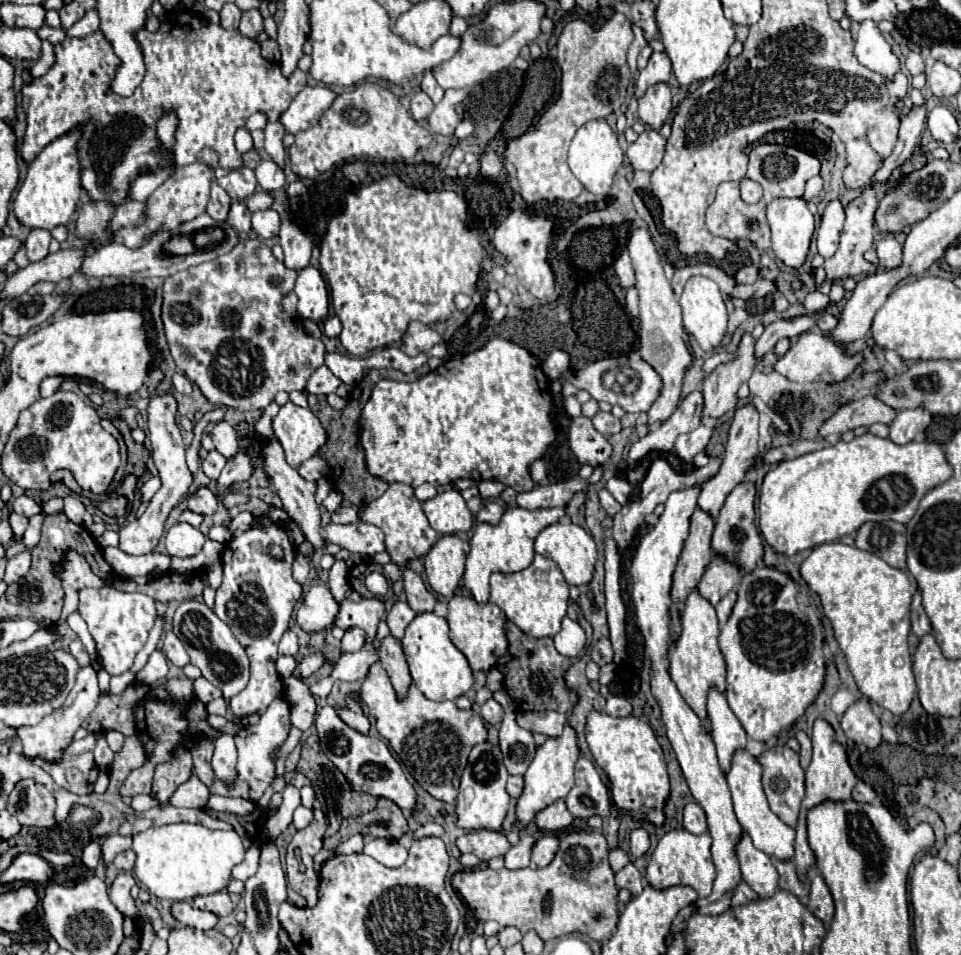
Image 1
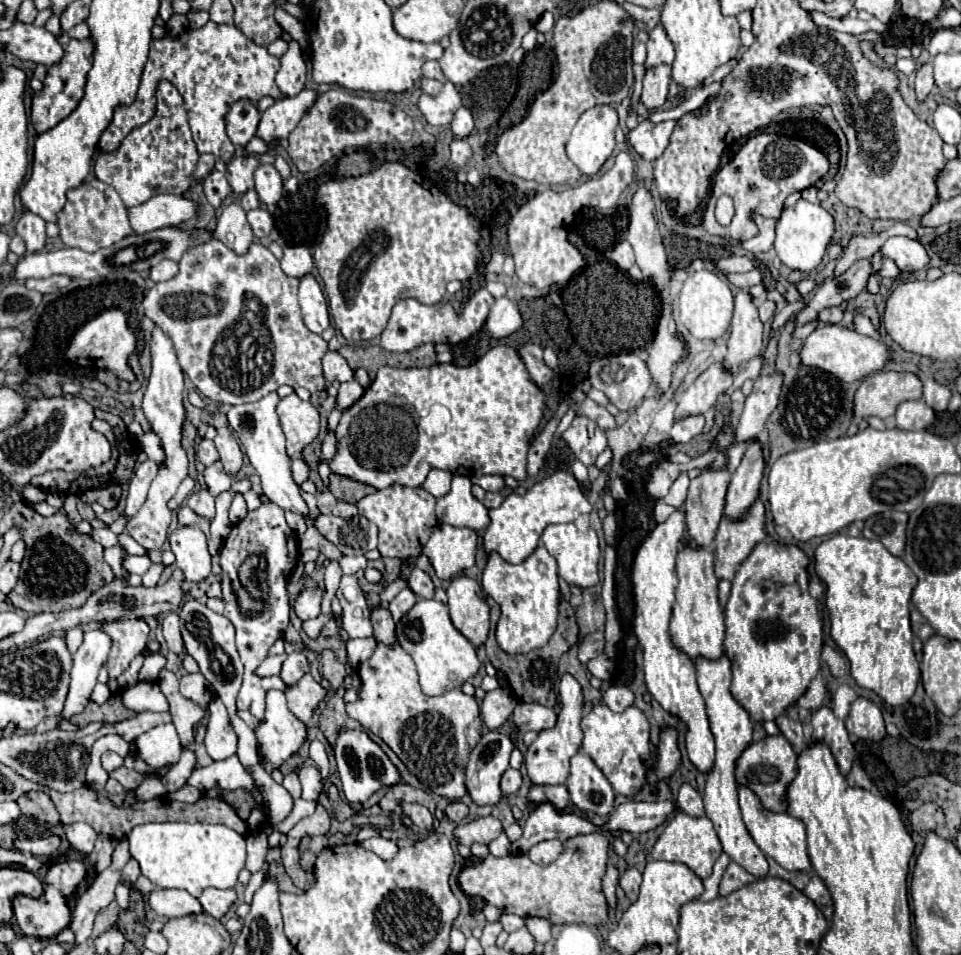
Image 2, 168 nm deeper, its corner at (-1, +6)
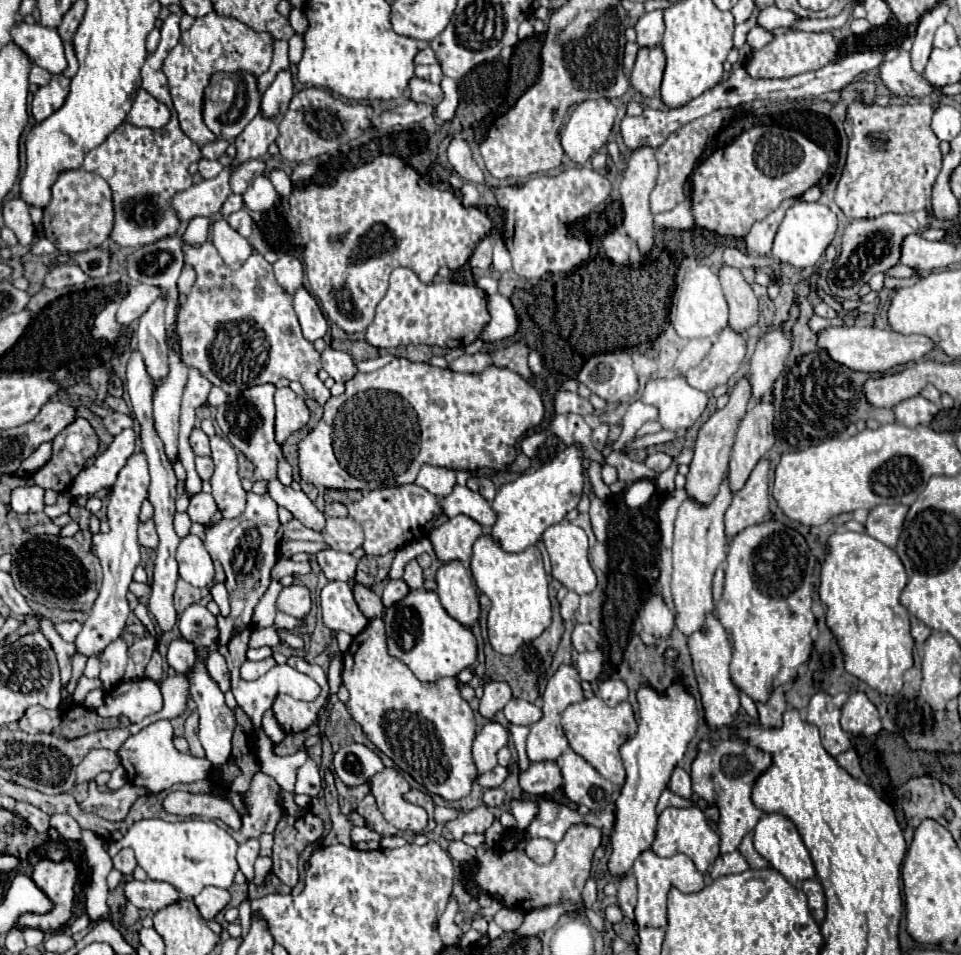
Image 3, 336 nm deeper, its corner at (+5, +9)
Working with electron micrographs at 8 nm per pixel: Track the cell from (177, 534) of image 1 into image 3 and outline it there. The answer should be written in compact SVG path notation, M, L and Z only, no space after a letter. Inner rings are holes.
M188 534L186 538L182 538L176 552L176 560L180 566L182 580L190 582L196 588L206 588L212 584L214 564L208 550L204 548L204 542L198 536Z

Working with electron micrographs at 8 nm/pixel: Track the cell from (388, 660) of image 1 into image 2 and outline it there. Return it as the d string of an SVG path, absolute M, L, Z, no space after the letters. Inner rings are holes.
M378 605L372 611L372 627L374 627L376 641L380 641L380 643L384 643L388 647L396 645L396 625L394 625L394 619L392 619L388 609Z

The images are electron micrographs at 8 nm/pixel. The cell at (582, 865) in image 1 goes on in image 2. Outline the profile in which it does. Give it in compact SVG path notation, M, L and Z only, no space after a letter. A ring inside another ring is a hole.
M590 833L590 835L576 835L572 839L566 839L564 851L550 865L536 865L526 855L506 855L500 859L488 855L476 865L464 867L458 877L458 883L468 897L482 897L486 903L494 905L500 913L514 913L520 917L544 917L552 925L584 923L584 925L600 927L608 921L608 911L610 911L608 901L602 893L602 877L606 873L608 847L610 841L604 833Z

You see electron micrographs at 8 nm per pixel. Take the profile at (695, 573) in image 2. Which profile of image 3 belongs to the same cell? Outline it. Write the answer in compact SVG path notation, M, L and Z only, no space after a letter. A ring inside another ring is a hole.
M726 476L720 484L718 494L710 504L700 504L692 496L688 496L678 508L674 522L674 546L672 546L672 596L678 610L676 626L686 636L702 628L706 612L714 610L712 578L718 564L726 560L728 540L724 532L724 512L728 510L732 498L734 492L730 490L730 482Z

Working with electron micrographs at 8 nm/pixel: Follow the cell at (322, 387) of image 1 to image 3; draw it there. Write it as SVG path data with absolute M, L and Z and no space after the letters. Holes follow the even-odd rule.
M330 346L322 352L322 368L336 382L346 382L346 380L350 380L358 372L358 368L356 368L356 364L354 364L350 354L346 354L342 350L334 350Z

